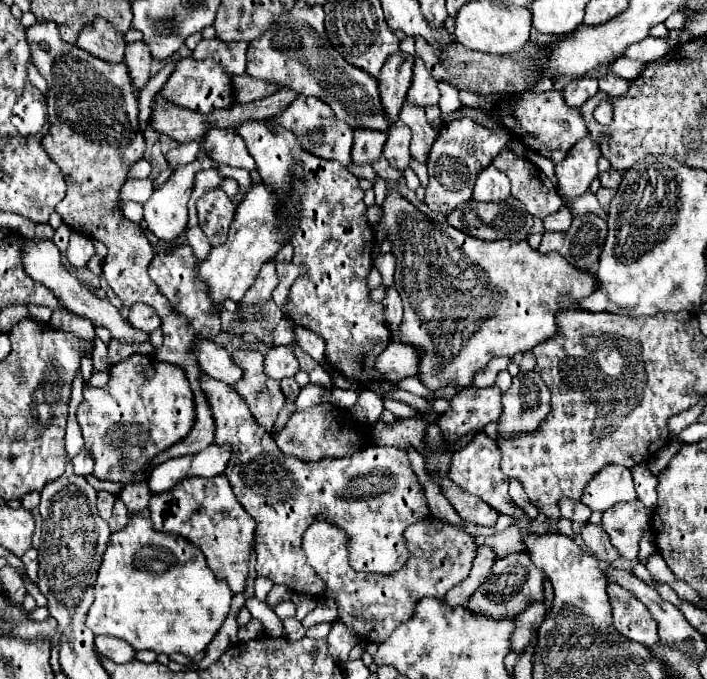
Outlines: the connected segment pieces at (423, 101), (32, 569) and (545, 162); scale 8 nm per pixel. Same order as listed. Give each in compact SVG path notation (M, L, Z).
M416 57L414 77L412 77L412 85L408 89L408 101L428 107L428 105L438 105L438 99L440 99L438 81L430 75L424 61L420 61L420 57Z
M30 549L24 557L22 557L22 563L24 563L24 569L26 569L26 575L30 577L30 581L32 583L38 583L38 575L36 575L36 571L38 571L38 553L36 553L36 549Z
M524 146L526 155L528 155L528 158L532 163L536 164L538 169L540 171L544 172L545 175L552 181L555 187L558 186L558 182L555 175L555 165L550 161L549 159L546 159L545 157L542 157L541 155L538 155L538 153L532 151L531 149L528 149L528 147Z

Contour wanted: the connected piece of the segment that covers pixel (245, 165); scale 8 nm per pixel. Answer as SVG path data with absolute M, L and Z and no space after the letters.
M210 129L206 137L202 137L202 145L206 151L210 151L210 157L216 163L242 167L246 171L256 169L256 163L248 153L244 139L234 129Z

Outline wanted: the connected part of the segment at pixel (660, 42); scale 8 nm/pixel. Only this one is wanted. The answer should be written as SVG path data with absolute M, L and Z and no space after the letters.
M670 31L670 39L664 41L664 39L654 39L654 37L646 37L644 41L638 41L636 45L630 45L626 49L626 57L632 57L632 59L642 59L642 61L658 61L662 55L668 53L670 45L676 45L676 37L680 35L682 31Z

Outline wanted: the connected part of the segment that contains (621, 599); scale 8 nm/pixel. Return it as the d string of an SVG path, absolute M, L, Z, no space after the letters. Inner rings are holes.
M614 585L610 587L612 593L610 597L610 605L612 605L612 615L614 615L614 627L628 639L638 641L646 647L658 645L660 637L658 637L658 629L656 629L656 621L650 615L650 611L646 609L644 603L640 603L636 597L632 597L632 593L628 593L626 589Z

